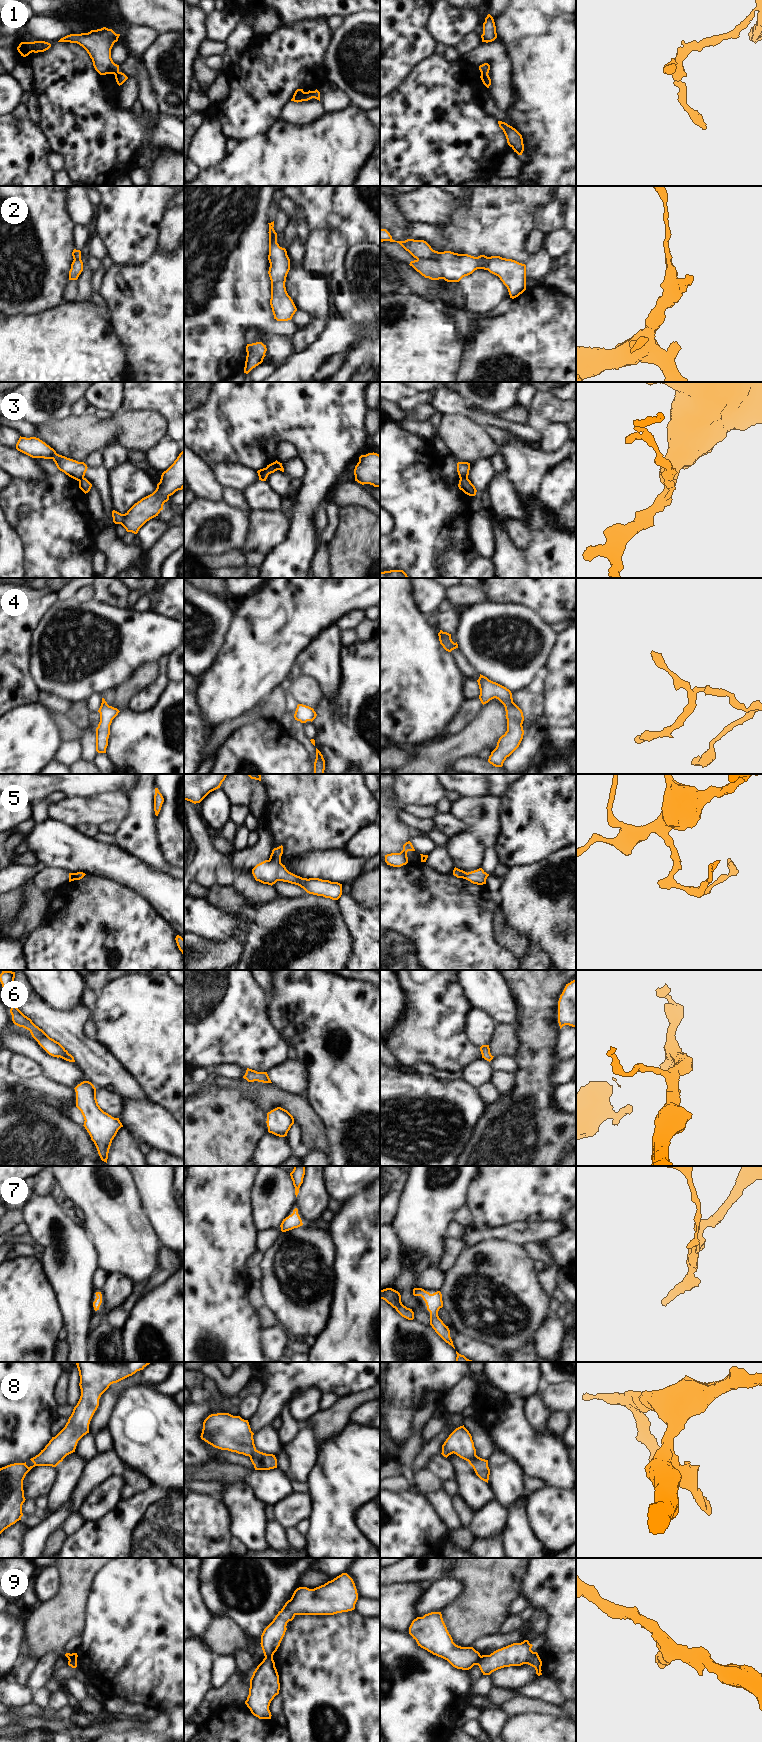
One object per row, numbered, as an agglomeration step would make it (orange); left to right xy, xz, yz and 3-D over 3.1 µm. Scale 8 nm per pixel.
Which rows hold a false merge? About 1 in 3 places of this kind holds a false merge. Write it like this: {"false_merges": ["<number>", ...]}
{"false_merges": ["3", "8", "9"]}

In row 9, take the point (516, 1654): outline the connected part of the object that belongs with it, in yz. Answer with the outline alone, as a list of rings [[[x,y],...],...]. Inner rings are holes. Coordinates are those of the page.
[[[528,1640],[513,1643],[494,1651],[490,1655],[482,1655],[477,1665],[483,1675],[490,1675],[492,1672],[504,1667],[528,1664],[534,1667],[536,1674],[540,1676],[542,1675],[542,1661],[538,1653],[531,1650],[532,1646]]]

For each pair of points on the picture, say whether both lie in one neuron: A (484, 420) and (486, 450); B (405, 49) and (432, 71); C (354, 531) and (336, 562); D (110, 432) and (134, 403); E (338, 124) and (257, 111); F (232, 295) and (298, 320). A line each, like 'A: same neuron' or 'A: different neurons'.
A: different neurons
B: different neurons
C: same neuron
D: different neurons
E: different neurons
F: different neurons

